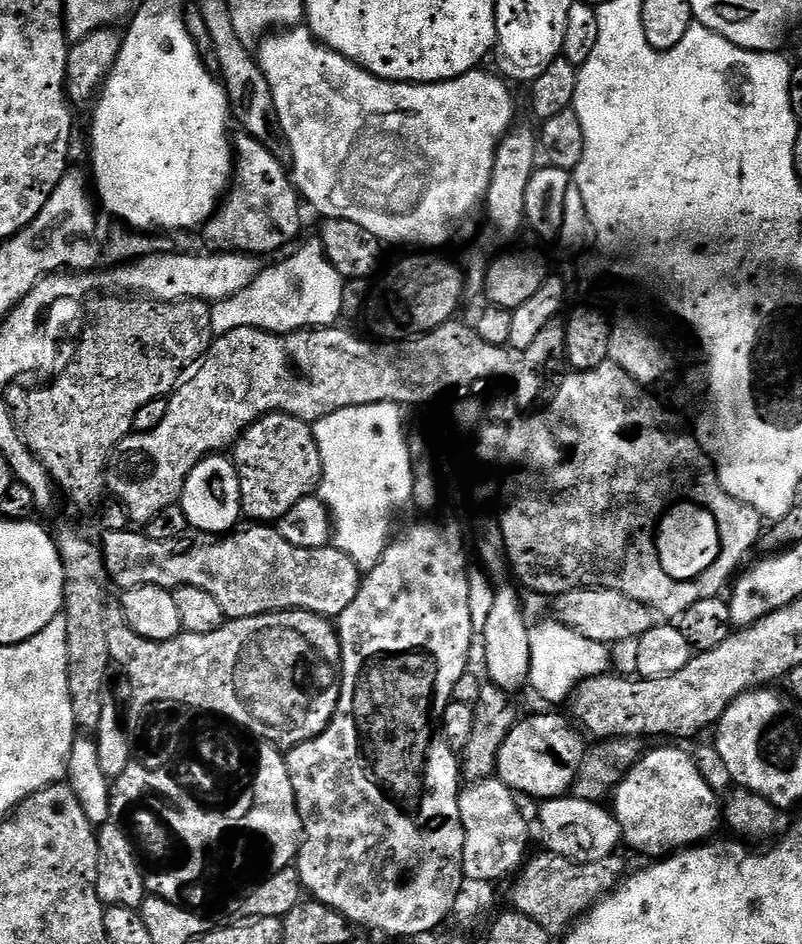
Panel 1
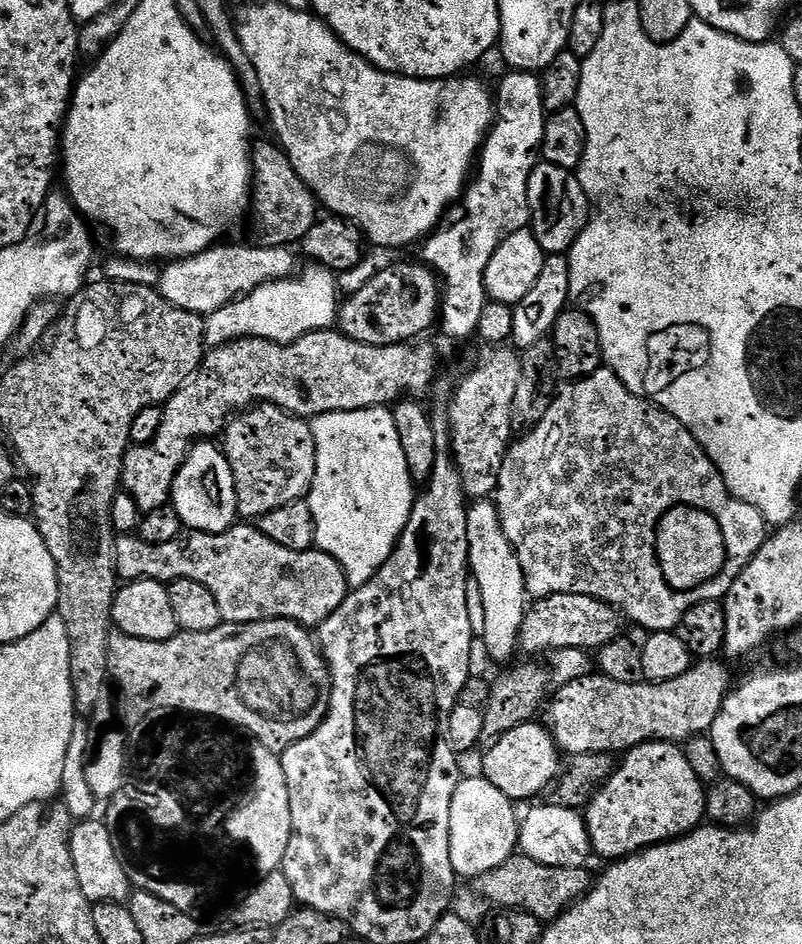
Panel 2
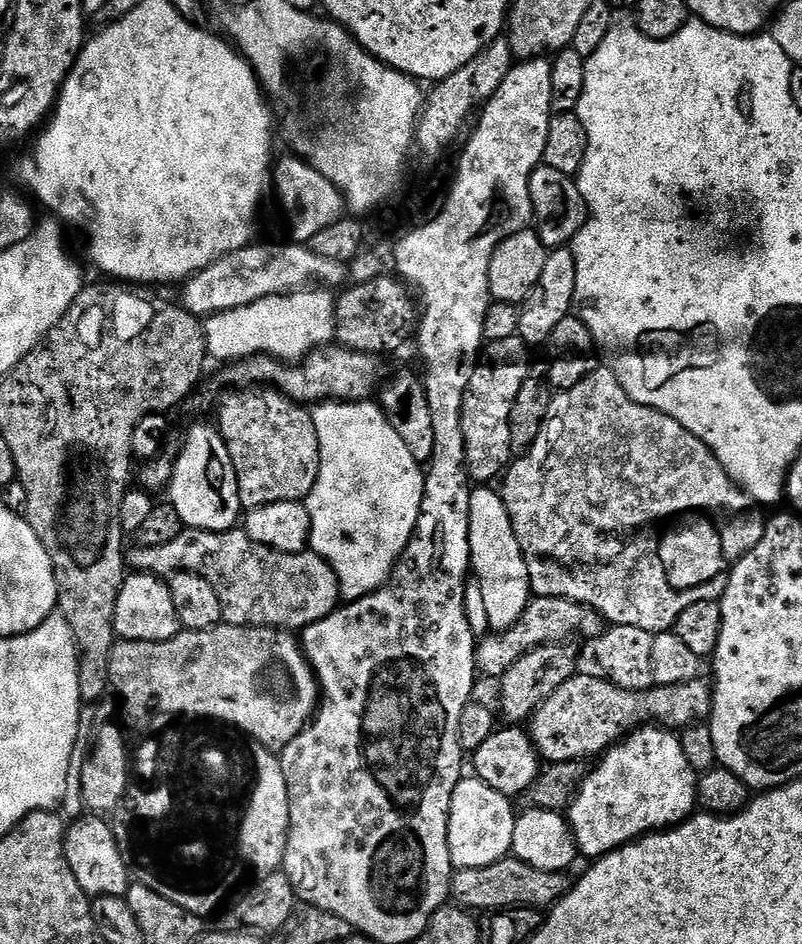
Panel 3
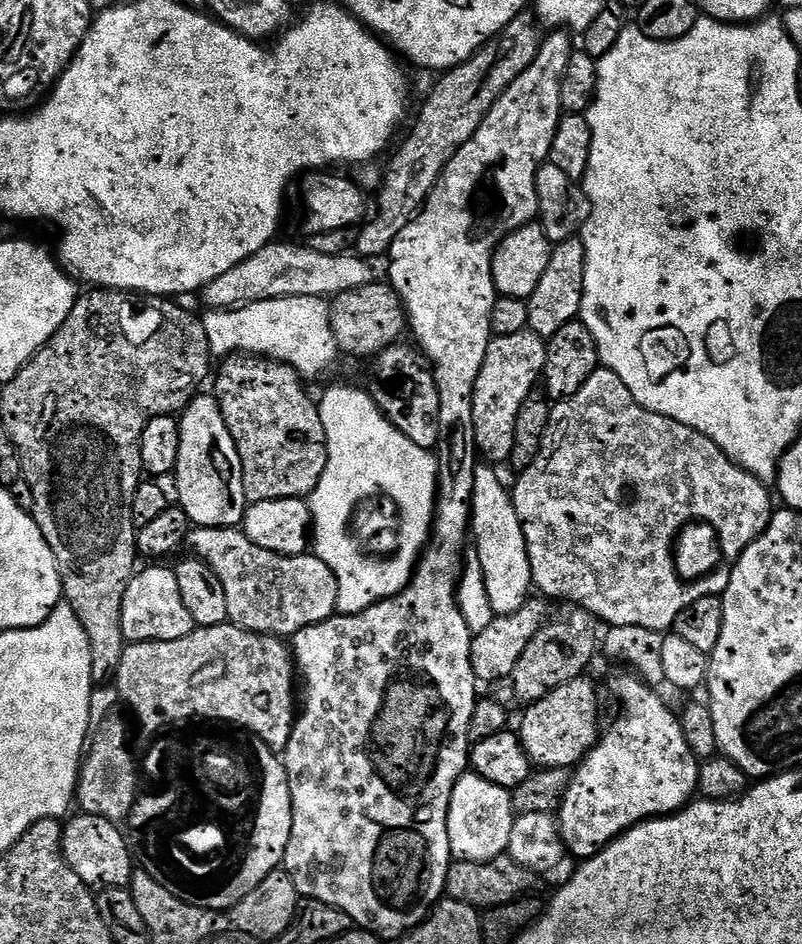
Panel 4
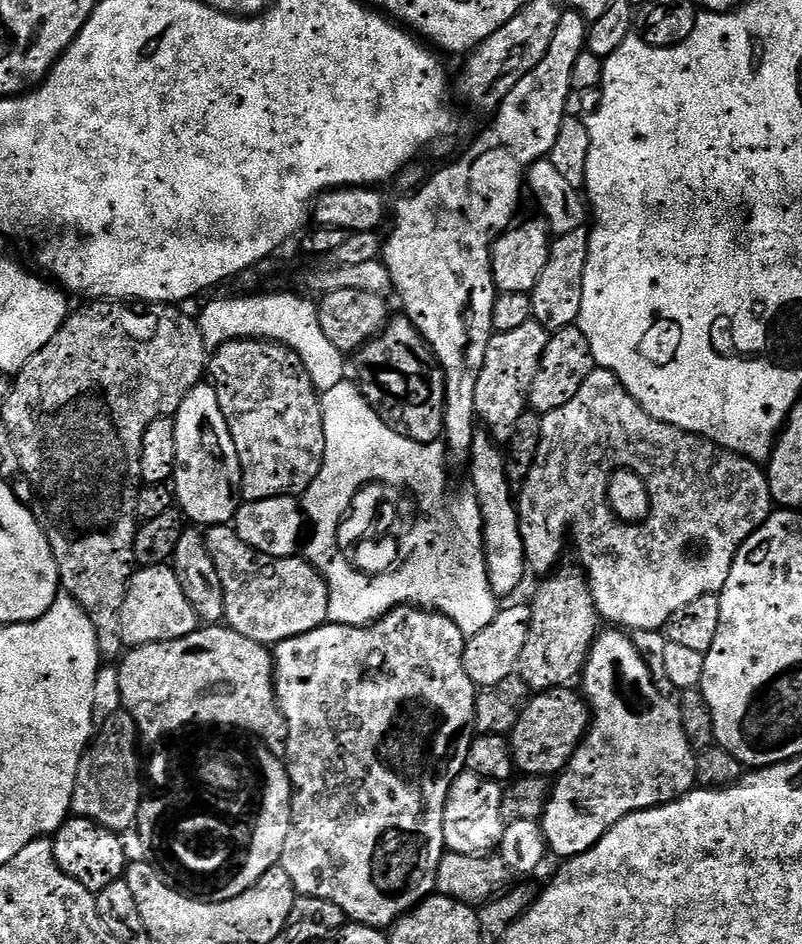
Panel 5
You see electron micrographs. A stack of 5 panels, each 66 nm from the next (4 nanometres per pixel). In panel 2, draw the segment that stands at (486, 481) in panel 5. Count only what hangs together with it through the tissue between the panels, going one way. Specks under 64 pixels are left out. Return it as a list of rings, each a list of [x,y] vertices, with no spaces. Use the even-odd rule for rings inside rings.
[[[480,498],[475,501],[468,509],[468,517],[466,518],[466,538],[468,539],[468,567],[470,569],[471,579],[474,581],[474,588],[480,591],[480,598],[478,598],[479,605],[484,607],[484,616],[482,619],[482,626],[484,626],[484,648],[488,651],[488,656],[492,660],[508,660],[520,648],[520,627],[524,621],[524,615],[530,607],[530,597],[528,595],[528,587],[524,581],[524,571],[518,562],[518,554],[512,549],[510,538],[506,536],[506,530],[500,521],[500,512],[495,506],[495,503],[488,498]]]

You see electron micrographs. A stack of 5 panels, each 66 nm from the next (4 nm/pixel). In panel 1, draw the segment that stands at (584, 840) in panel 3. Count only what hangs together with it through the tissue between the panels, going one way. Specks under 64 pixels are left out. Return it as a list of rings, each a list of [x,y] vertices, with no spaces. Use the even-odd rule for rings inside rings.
[[[664,747],[668,748],[656,748],[653,750],[653,752],[645,751],[643,755],[641,755],[640,759],[636,761],[636,765],[634,765],[634,767],[632,767],[631,770],[625,774],[623,780],[621,780],[620,783],[616,785],[615,793],[610,800],[610,808],[614,813],[614,823],[618,829],[619,835],[622,837],[623,843],[625,840],[625,842],[628,843],[630,847],[637,848],[637,850],[640,852],[660,852],[656,854],[668,854],[673,850],[683,850],[686,848],[691,848],[693,846],[699,846],[705,843],[709,837],[711,837],[708,835],[710,835],[711,832],[715,830],[716,820],[718,824],[718,821],[722,816],[721,801],[718,799],[717,793],[712,792],[710,786],[706,784],[706,779],[702,778],[698,772],[698,766],[696,765],[695,759],[693,759],[689,753],[687,756],[687,754],[684,753],[682,749],[680,749],[683,747]]]

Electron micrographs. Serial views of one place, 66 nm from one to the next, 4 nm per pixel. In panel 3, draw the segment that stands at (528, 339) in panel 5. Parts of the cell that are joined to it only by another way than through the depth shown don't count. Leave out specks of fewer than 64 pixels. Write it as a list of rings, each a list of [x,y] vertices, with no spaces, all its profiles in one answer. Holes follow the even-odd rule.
[[[519,334],[491,341],[483,349],[482,359],[477,363],[474,374],[466,386],[466,398],[462,402],[462,438],[466,450],[468,475],[477,485],[487,485],[496,475],[497,479],[514,459],[510,434],[510,410],[512,403],[518,398],[518,390],[522,390],[522,382],[526,382],[526,378],[530,375],[528,352],[530,352],[529,345],[525,344]]]

